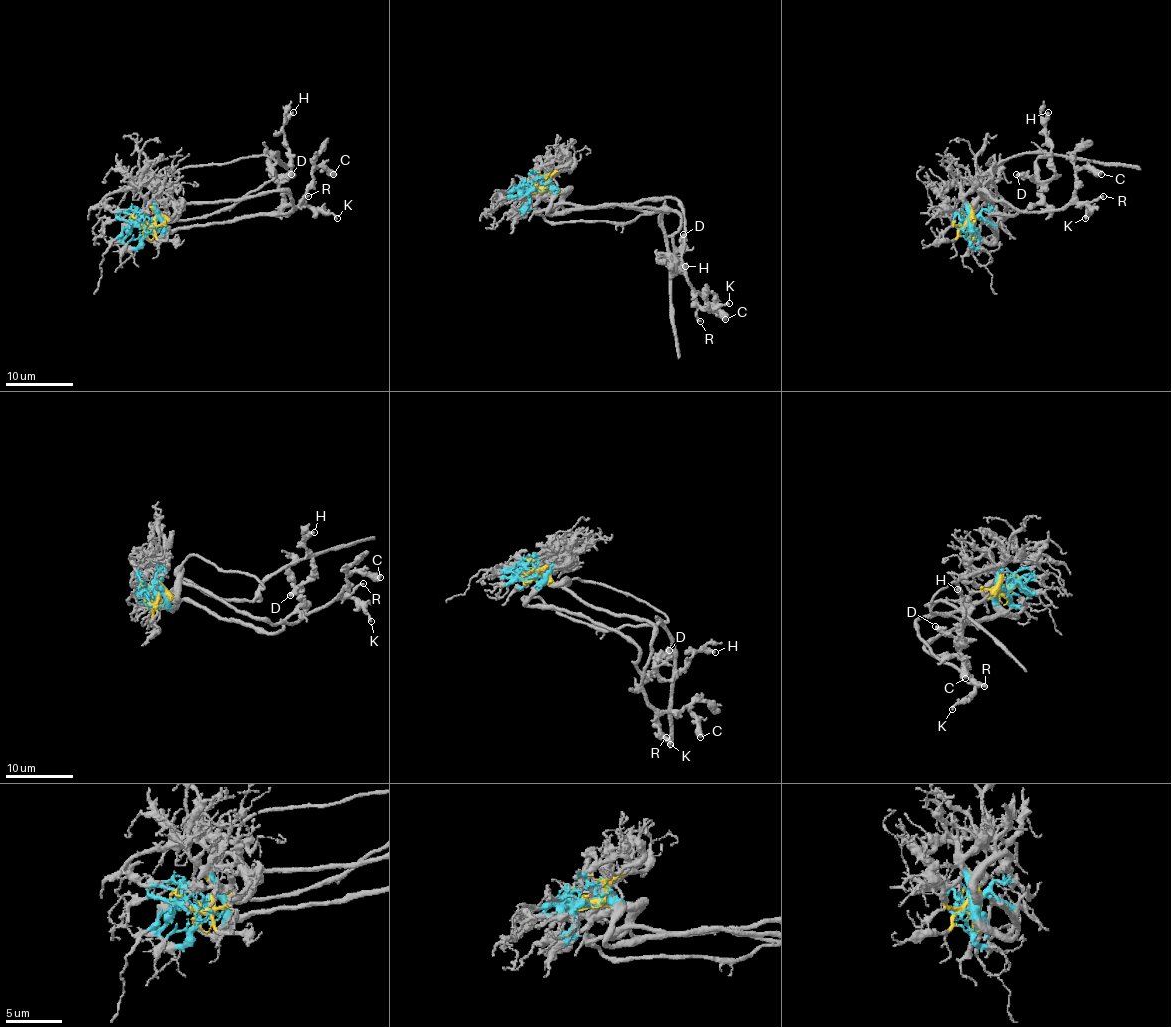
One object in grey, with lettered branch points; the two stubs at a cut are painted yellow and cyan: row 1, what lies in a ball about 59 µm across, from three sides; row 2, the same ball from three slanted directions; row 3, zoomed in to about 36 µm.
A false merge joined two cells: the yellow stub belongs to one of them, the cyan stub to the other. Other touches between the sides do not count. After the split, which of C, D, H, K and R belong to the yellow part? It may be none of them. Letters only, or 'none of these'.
C, K, R

